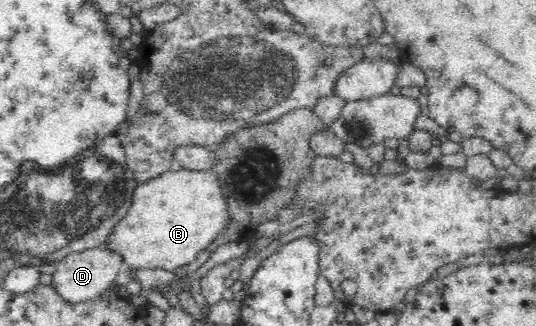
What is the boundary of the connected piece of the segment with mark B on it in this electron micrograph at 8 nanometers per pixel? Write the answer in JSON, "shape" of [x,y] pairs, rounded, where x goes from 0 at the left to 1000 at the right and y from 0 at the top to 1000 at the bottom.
{"shape":[[[326,512],[297,543],[259,561],[250,586],[250,613],[239,656],[209,702],[198,764],[226,779],[237,822],[299,825],[328,834],[340,816],[351,816],[377,767],[399,742],[433,681],[424,607],[414,601],[410,552],[397,525],[368,525]]]}

